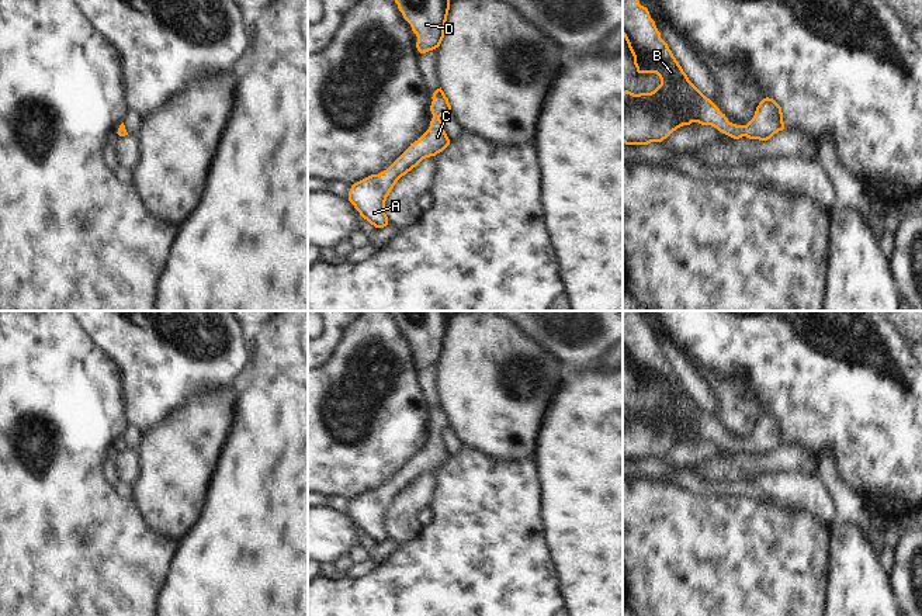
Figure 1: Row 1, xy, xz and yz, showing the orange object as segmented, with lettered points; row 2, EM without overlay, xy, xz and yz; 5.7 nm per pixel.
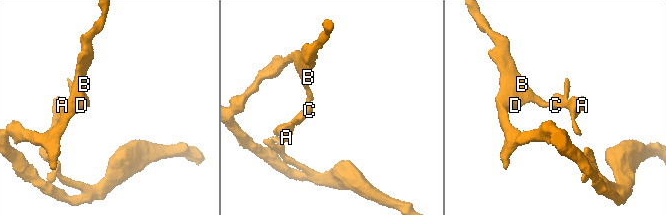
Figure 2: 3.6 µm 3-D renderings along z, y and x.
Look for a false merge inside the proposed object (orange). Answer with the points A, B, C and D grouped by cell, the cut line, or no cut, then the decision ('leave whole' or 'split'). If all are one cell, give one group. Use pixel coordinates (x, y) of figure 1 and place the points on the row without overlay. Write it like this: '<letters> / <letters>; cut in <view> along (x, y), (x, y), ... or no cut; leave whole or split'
A B C D; no cut; leave whole

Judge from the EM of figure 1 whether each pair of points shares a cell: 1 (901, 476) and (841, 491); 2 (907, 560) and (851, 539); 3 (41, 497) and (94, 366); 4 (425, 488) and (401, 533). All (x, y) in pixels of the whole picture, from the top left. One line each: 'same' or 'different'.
1: different
2: different
3: same
4: same

